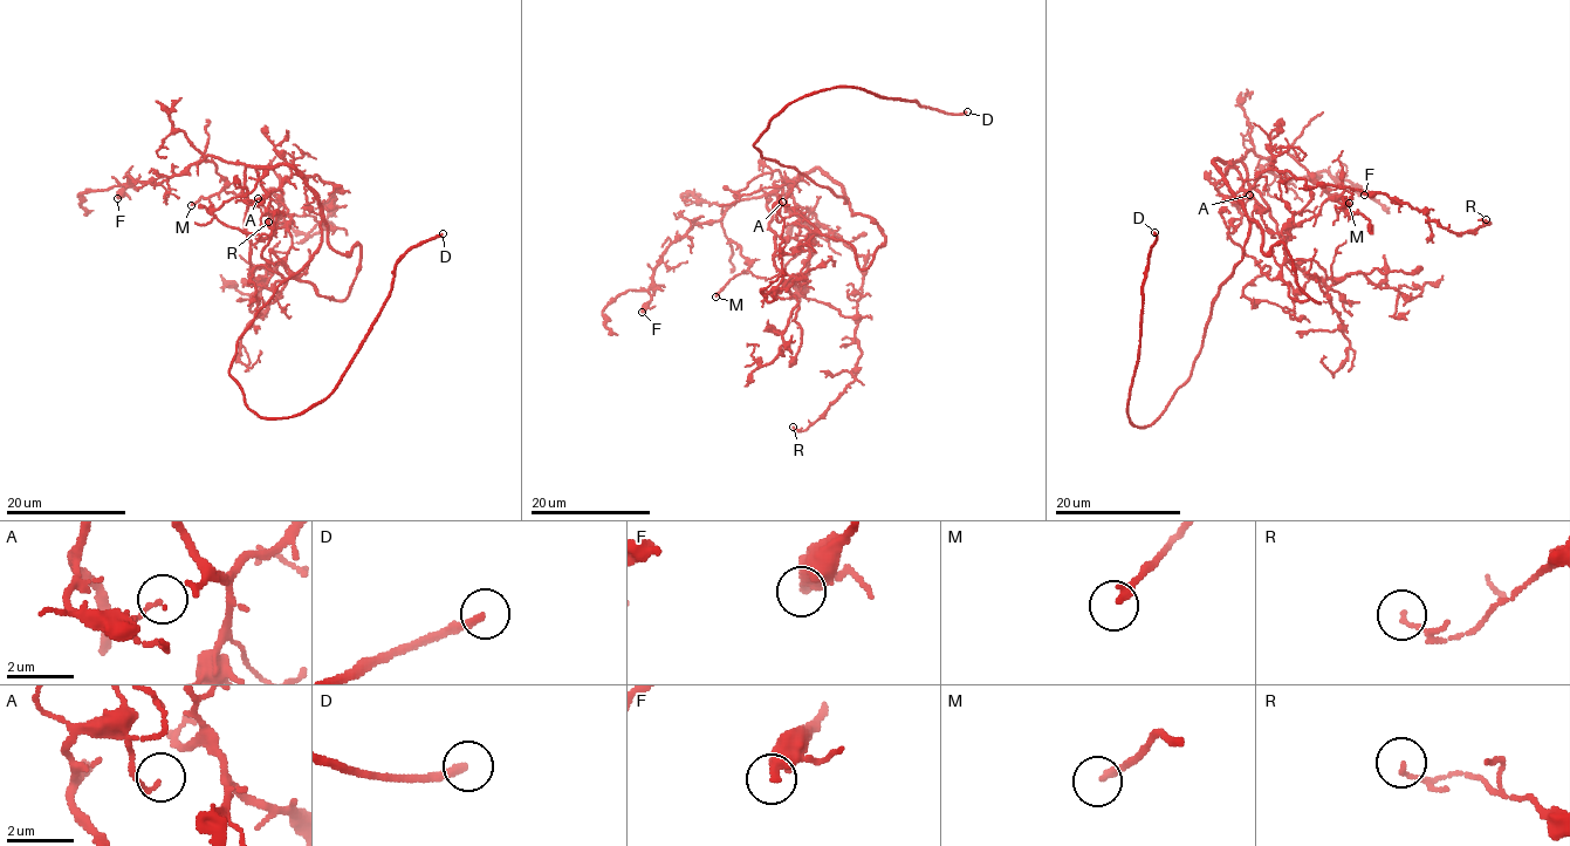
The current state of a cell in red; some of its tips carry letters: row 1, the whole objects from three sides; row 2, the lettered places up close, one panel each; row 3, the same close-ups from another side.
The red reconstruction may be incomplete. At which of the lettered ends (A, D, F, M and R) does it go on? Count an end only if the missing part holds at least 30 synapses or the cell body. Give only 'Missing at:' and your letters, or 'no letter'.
Missing at: D, F

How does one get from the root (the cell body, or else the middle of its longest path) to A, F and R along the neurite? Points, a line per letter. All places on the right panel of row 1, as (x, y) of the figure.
A: (1242, 256), (1249, 218), (1214, 162), (1239, 162), (1249, 185), (1241, 198), (1249, 195)
F: (1242, 256), (1249, 218), (1215, 159), (1236, 162), (1252, 150), (1283, 178), (1327, 171), (1351, 182), (1364, 195)
R: (1242, 256), (1249, 218), (1215, 159), (1246, 190), (1290, 171), (1309, 186), (1386, 193), (1459, 234), (1486, 219)

